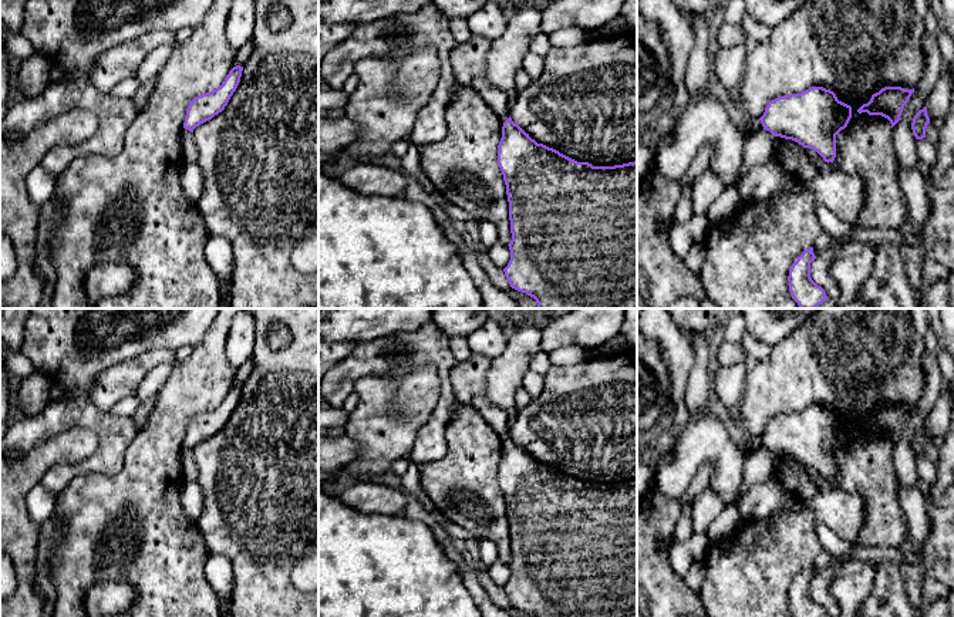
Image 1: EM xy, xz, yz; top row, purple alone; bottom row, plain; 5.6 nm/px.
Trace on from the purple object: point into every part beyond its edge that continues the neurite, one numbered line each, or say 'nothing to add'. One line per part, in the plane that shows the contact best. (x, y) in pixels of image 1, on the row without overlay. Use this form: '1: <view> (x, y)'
nothing to add

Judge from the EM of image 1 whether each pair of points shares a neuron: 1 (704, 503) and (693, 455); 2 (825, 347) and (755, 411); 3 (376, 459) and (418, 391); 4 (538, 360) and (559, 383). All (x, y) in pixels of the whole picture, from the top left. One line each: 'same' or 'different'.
1: different
2: same
3: same
4: different

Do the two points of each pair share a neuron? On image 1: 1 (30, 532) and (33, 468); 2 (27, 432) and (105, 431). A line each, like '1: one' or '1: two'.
1: one
2: one

